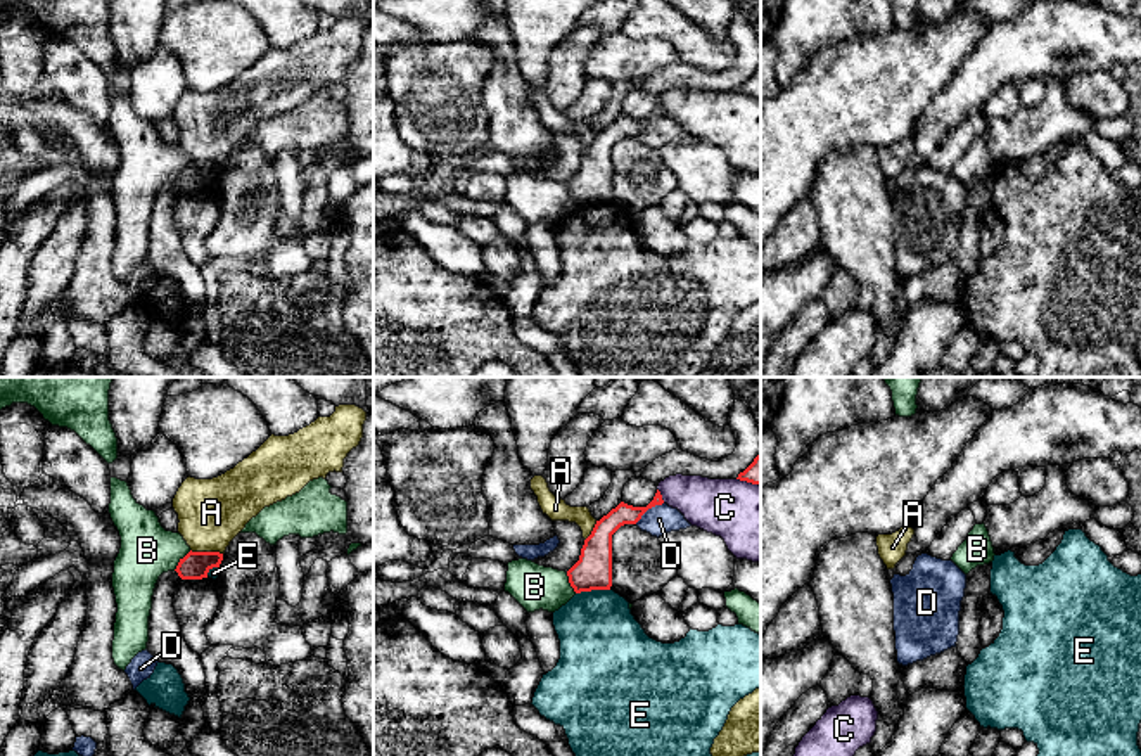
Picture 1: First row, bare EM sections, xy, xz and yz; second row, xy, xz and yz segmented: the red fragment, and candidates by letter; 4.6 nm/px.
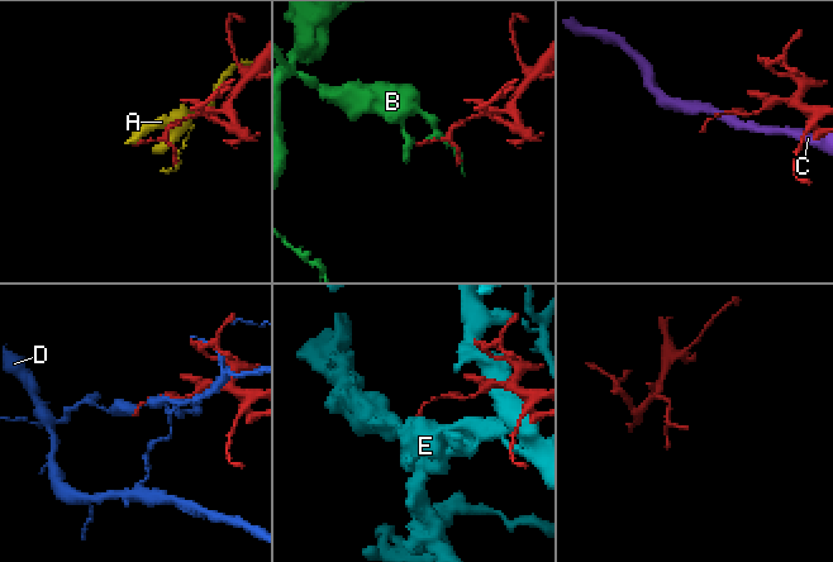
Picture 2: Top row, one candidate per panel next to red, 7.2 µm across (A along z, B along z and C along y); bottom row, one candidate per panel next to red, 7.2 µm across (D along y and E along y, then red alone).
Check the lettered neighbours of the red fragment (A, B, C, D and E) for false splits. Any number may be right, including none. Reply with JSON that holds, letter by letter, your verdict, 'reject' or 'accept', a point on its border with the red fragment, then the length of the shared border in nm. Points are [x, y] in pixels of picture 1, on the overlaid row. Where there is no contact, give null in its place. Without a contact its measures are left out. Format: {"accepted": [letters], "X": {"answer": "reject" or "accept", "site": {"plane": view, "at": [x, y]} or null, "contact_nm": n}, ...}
{"accepted": [], "A": {"answer": "reject", "site": {"plane": "xy", "at": [206, 552]}, "contact_nm": 150}, "B": {"answer": "reject", "site": {"plane": "xy", "at": [180, 561]}, "contact_nm": 130}, "C": {"answer": "reject", "site": {"plane": "xz", "at": [661, 495]}, "contact_nm": 80}, "D": {"answer": "reject", "site": {"plane": "xz", "at": [649, 507]}, "contact_nm": 170}, "E": {"answer": "reject", "site": {"plane": "xz", "at": [592, 589]}, "contact_nm": 160}}

